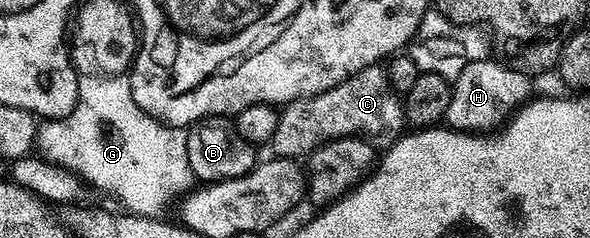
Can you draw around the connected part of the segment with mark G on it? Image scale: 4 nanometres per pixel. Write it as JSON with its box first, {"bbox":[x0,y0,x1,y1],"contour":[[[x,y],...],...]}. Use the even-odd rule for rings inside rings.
{"bbox":[38,78,194,215],"contour":[[[79,78],[76,83],[76,106],[65,118],[45,121],[38,130],[38,144],[49,162],[75,171],[97,191],[105,190],[124,201],[123,209],[134,214],[159,215],[160,209],[174,198],[179,199],[194,186],[190,160],[186,152],[188,136],[183,126],[170,126],[147,114],[134,100],[129,81],[125,78],[113,83],[94,78]]]}

